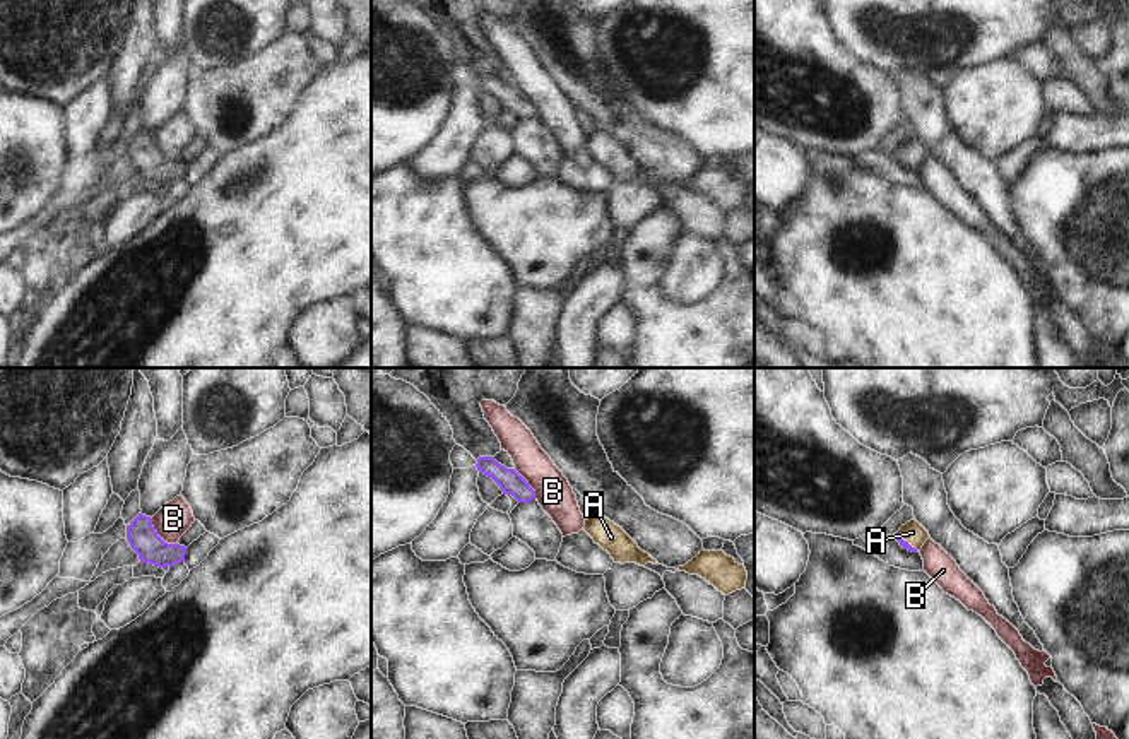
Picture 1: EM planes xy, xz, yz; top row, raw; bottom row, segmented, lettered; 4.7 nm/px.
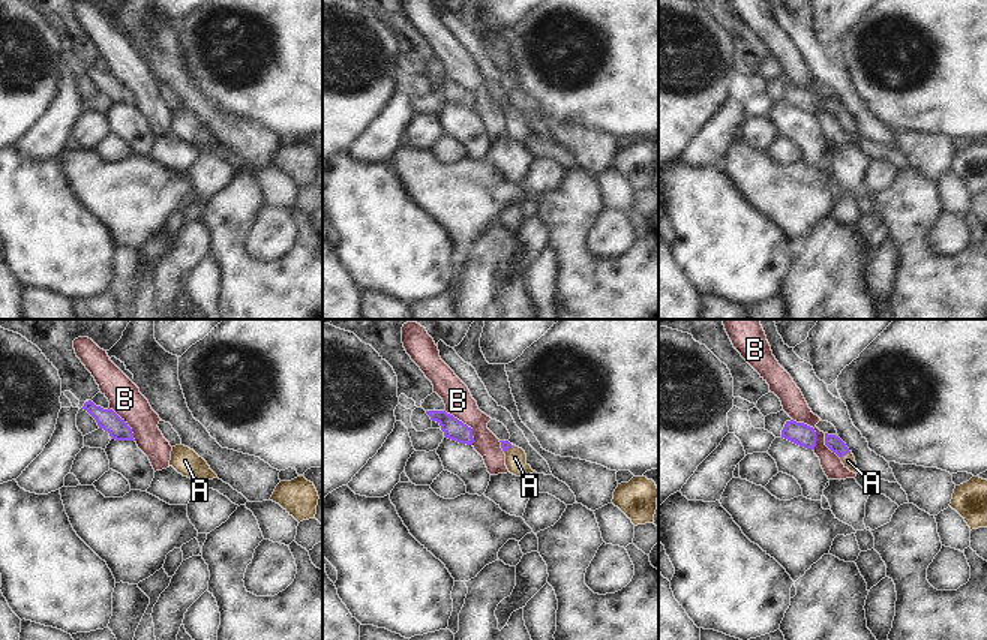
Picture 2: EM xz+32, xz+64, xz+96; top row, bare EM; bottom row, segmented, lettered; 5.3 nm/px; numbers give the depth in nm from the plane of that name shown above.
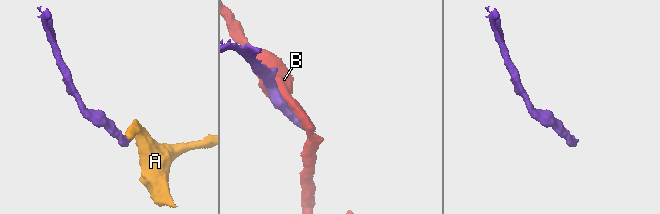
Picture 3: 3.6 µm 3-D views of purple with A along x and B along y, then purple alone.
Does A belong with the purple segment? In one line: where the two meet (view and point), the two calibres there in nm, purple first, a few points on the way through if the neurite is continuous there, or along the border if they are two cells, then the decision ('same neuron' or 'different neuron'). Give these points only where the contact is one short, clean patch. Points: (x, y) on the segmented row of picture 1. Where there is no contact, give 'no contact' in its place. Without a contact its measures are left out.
contact yz (905, 541); calibres 40 and 100 nm; way yz (904, 544), (905, 541), (912, 532); same neuron

